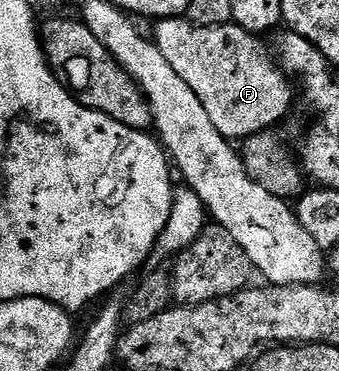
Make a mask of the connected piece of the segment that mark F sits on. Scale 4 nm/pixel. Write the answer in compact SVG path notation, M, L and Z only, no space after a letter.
M184 17L161 18L155 22L155 25L156 27L154 33L152 32L152 37L158 50L164 55L164 59L167 59L168 63L175 68L176 75L178 75L188 87L192 88L196 97L200 99L200 103L203 104L209 119L215 124L216 131L224 135L227 140L237 141L236 139L240 139L240 141L244 141L262 132L267 132L274 127L272 125L280 122L287 115L292 105L291 80L283 73L281 66L273 59L271 52L268 50L267 44L265 47L261 42L263 40L257 34L249 33L246 29L240 28L233 23L228 25L202 26L196 25Z

